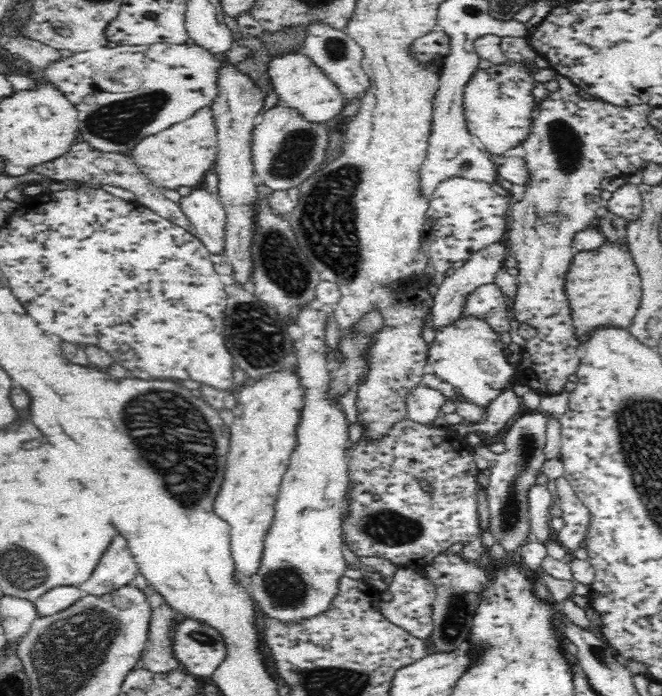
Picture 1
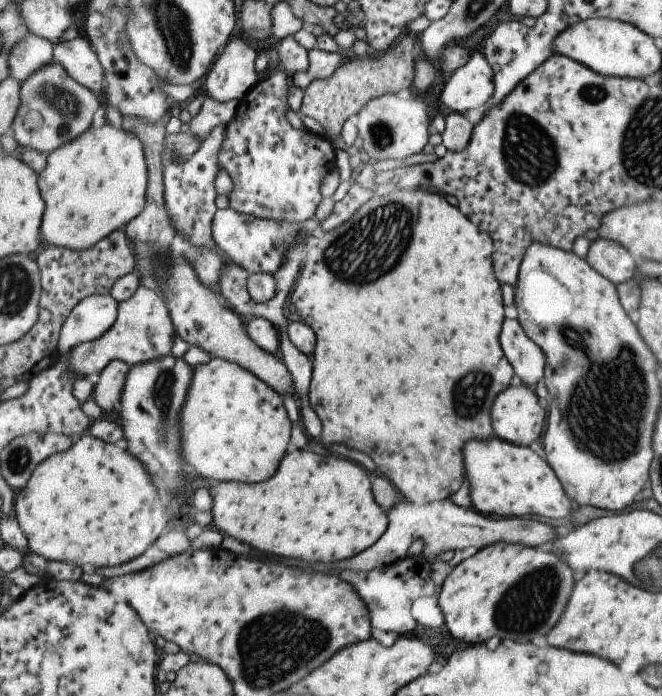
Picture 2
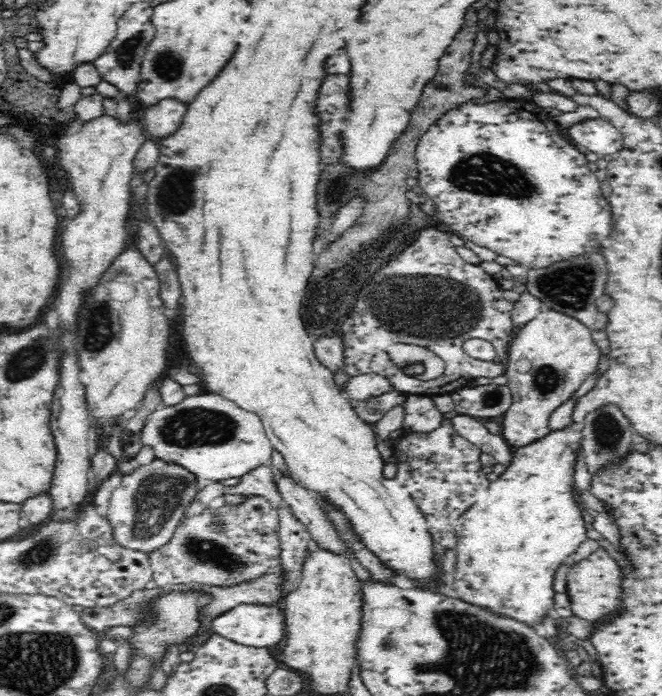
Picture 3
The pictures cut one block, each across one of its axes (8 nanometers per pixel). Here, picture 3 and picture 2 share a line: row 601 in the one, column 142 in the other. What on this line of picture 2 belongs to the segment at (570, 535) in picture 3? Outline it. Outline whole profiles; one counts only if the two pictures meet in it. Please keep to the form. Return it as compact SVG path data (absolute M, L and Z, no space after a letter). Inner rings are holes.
M87 433L68 451L54 454L37 466L27 486L17 492L15 518L27 535L29 552L48 561L97 568L99 564L117 566L139 558L163 534L171 512L145 464L127 450L124 442L109 444Z

